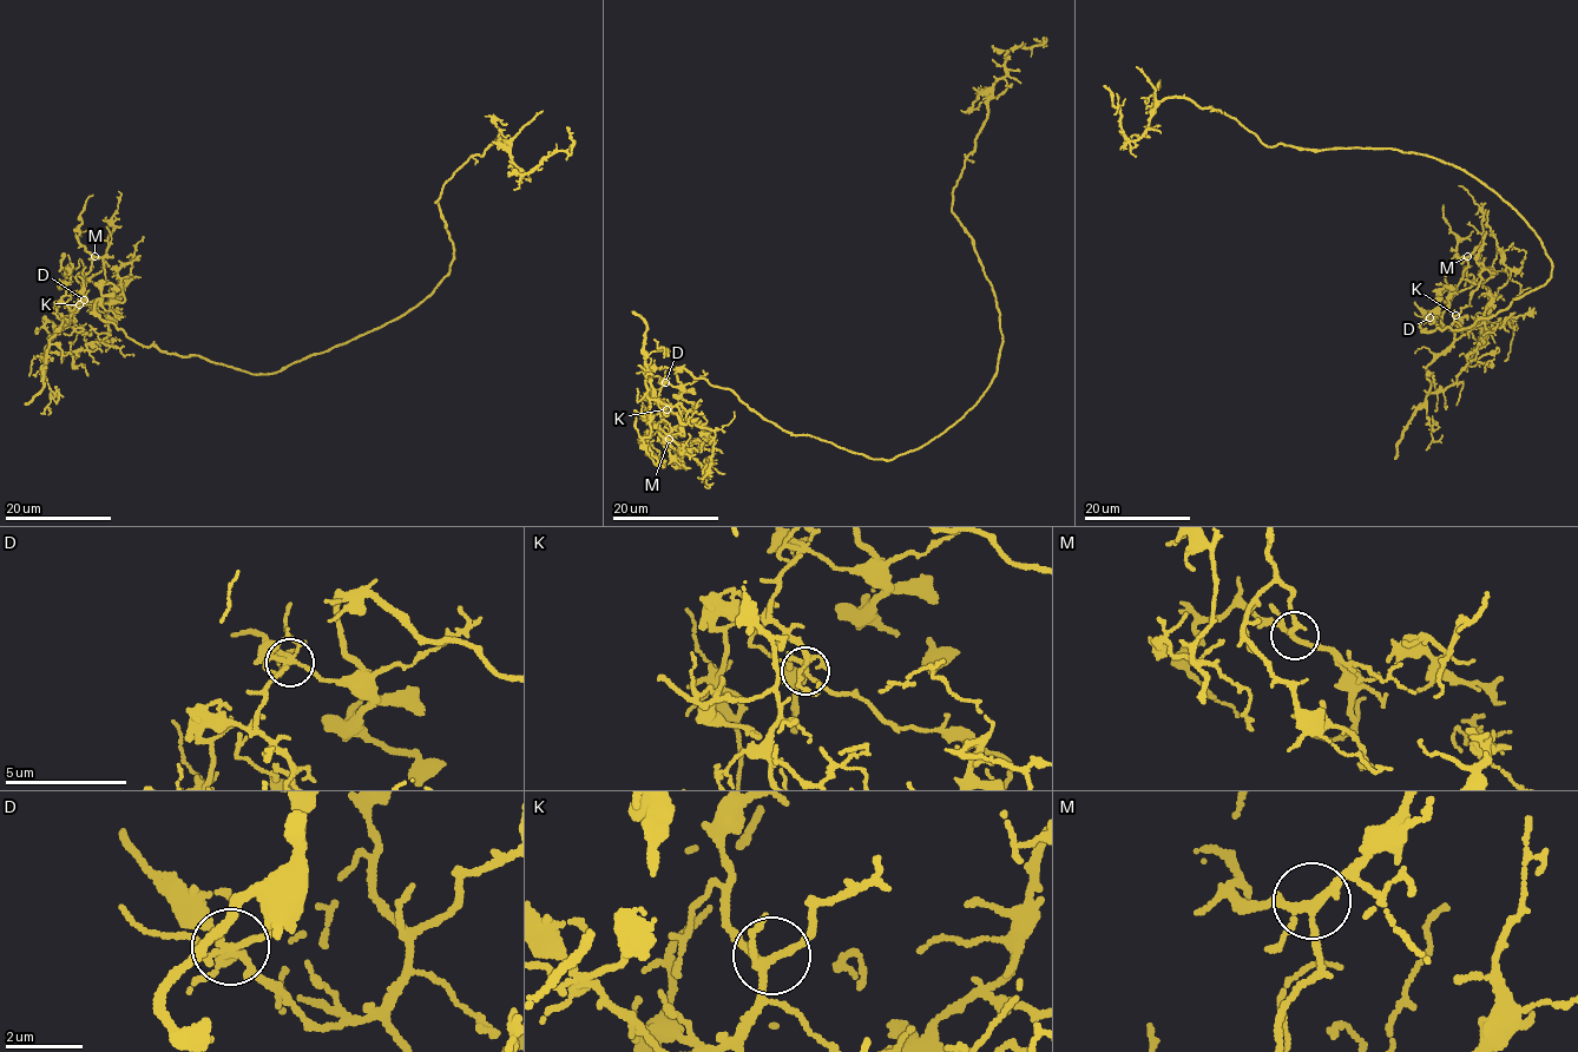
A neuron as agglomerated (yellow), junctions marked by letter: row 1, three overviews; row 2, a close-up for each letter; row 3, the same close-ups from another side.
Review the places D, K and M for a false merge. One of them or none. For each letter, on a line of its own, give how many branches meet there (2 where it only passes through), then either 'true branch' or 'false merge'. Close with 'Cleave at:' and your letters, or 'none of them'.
D: 6 | false merge
K: 4 | true branch
M: 4 | true branch
Cleave at: D

